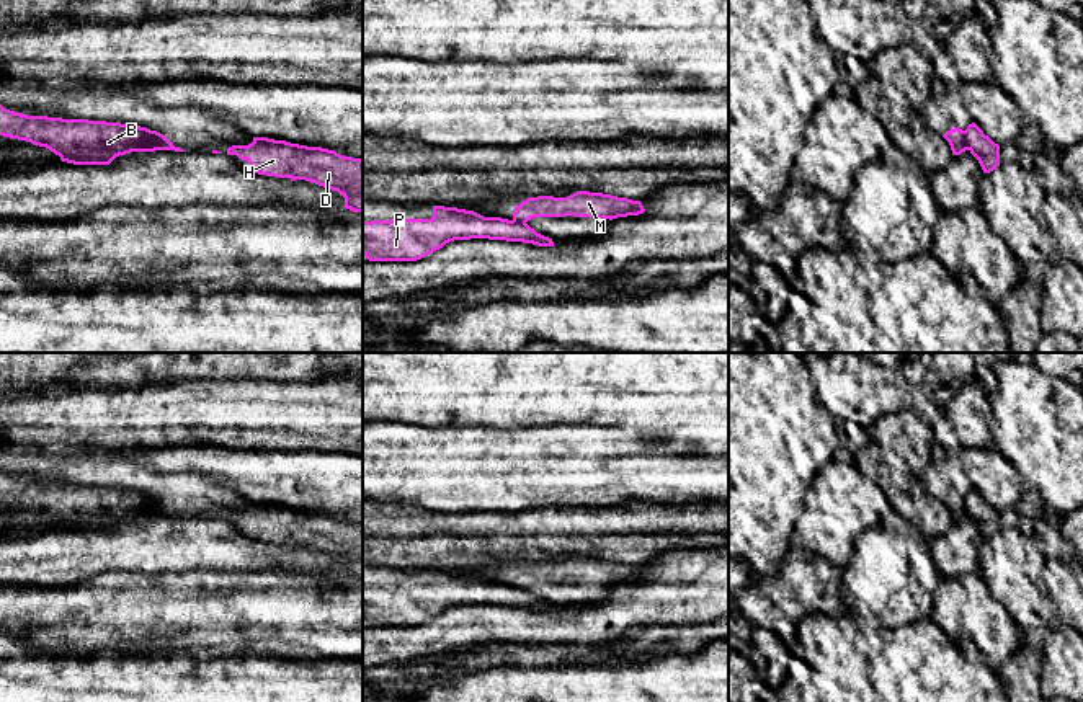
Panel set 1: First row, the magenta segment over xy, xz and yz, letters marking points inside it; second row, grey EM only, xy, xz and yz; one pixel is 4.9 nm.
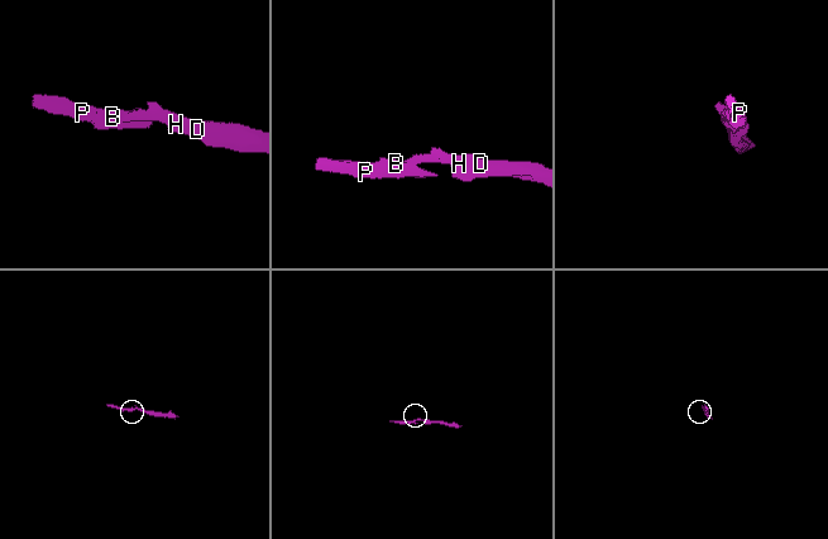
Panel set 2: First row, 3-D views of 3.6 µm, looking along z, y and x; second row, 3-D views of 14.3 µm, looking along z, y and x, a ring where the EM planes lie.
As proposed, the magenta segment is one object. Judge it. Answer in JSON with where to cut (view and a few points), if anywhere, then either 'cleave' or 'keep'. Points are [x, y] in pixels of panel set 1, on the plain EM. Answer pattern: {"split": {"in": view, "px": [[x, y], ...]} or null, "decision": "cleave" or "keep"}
{"split": {"in": "xy", "px": [[157, 498], [152, 506], [136, 516]]}, "decision": "cleave"}

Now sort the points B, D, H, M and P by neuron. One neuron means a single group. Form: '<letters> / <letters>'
B P / D H M

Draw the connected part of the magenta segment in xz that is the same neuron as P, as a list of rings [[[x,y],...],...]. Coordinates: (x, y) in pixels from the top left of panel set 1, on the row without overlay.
[[[433,571],[431,584],[363,588],[363,620],[369,627],[417,627],[449,607],[470,604],[554,612],[552,604],[528,589],[457,573]]]

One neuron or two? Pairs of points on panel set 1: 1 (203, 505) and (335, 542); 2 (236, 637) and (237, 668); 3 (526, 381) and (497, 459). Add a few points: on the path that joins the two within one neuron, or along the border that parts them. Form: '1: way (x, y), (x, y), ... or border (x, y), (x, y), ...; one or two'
1: way (236, 506), (252, 519), (303, 528); one
2: border (244, 645), (239, 653), (232, 655), (198, 655); two
3: border (544, 425), (518, 430), (469, 428); two

